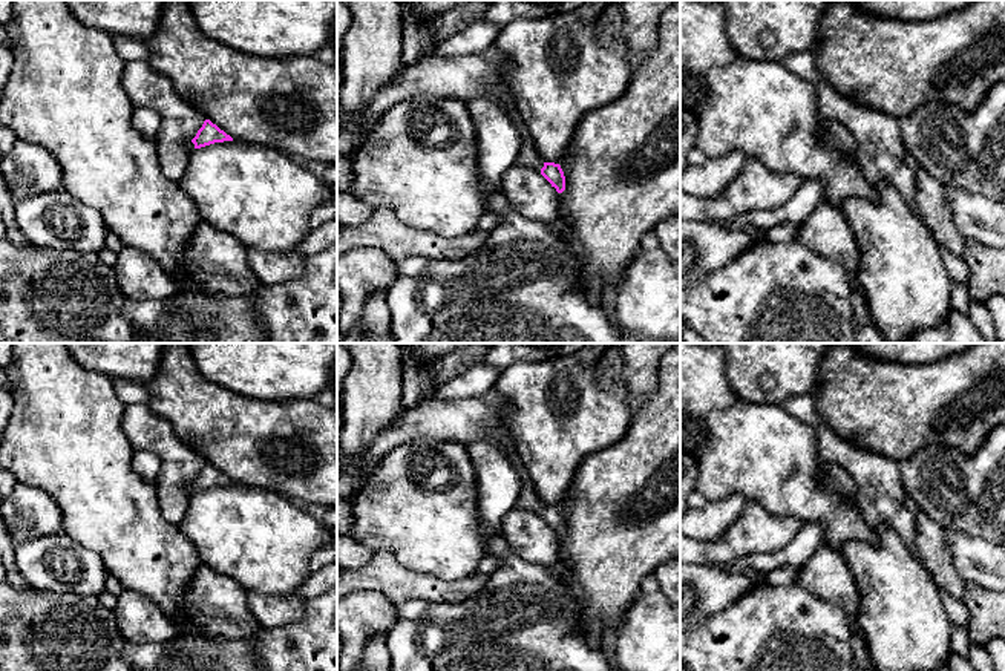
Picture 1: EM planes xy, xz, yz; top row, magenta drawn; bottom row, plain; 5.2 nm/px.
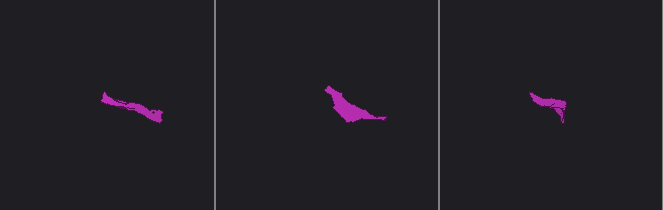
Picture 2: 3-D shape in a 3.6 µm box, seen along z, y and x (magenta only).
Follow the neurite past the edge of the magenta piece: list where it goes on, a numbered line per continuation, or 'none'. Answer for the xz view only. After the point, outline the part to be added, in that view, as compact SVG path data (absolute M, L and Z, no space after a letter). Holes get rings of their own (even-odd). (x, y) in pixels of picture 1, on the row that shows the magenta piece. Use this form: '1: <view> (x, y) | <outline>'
1: xz (464, 77) | M495 46L472 55L432 57L415 64L404 64L397 78L383 86L357 115L342 116L337 129L337 156L349 156L360 141L363 126L375 121L400 101L426 93L464 101L490 95L506 109L521 135L522 144L516 162L541 172L545 161L516 113L515 100L504 75L506 67L507 58Z

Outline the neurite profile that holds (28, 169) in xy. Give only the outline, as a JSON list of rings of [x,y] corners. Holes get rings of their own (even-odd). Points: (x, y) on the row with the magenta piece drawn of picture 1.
[[[23,139],[2,156],[0,170],[15,202],[61,187],[58,161],[41,146]]]

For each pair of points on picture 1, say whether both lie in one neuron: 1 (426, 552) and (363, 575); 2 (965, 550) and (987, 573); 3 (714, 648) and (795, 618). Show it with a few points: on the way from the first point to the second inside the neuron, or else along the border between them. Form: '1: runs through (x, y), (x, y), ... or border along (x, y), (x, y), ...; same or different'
1: border along (374, 550), (386, 550), (406, 567), (431, 575); different
2: runs through (972, 556), (982, 567); same
3: runs through (734, 648), (756, 648), (775, 631); same

